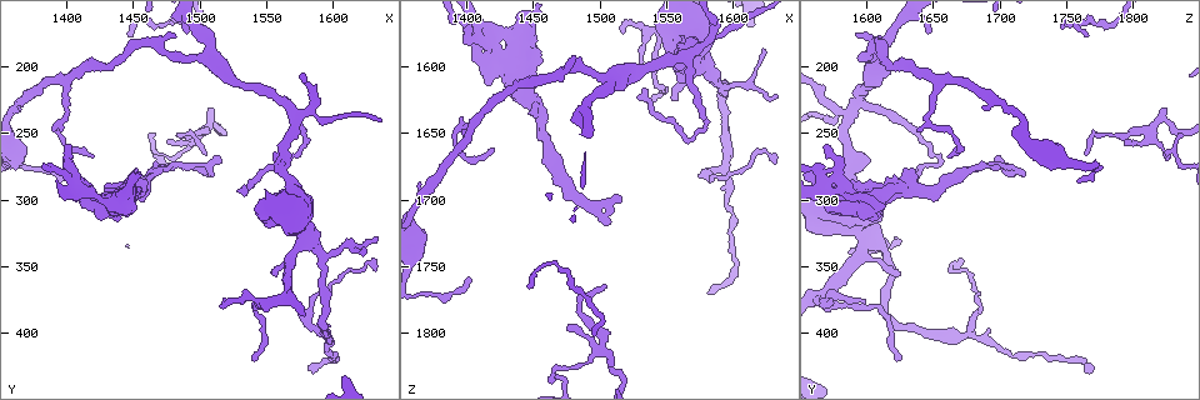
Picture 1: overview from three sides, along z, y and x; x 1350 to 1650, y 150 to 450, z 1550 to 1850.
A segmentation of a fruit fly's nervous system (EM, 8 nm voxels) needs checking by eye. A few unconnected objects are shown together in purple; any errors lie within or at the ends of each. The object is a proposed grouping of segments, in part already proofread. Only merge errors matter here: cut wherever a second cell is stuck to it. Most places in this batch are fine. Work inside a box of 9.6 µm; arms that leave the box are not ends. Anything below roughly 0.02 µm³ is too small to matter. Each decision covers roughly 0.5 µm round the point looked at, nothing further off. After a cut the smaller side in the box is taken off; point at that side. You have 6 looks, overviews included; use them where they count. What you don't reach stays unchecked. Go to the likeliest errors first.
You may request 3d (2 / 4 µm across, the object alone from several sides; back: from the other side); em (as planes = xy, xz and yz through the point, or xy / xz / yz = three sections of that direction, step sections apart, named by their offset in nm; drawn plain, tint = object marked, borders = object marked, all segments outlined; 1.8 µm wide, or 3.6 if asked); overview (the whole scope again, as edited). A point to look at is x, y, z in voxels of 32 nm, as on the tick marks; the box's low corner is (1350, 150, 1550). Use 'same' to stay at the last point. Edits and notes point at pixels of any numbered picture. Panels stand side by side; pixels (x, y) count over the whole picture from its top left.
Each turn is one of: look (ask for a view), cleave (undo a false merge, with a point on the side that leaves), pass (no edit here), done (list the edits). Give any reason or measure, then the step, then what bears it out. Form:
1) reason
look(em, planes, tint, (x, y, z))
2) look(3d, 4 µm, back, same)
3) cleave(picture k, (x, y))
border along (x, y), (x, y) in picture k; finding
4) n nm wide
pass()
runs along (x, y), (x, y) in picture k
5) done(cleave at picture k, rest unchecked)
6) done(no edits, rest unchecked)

four or more arms meet
look(3d, 4 µm, (1434, 306, 1578))

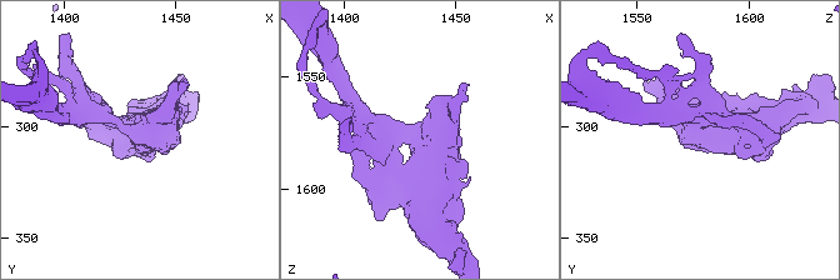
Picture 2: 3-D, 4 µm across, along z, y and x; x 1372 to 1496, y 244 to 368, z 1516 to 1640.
4 arms
look(em, 3.6 µm, xy, step 16, tint, (1433, 305, 1578))

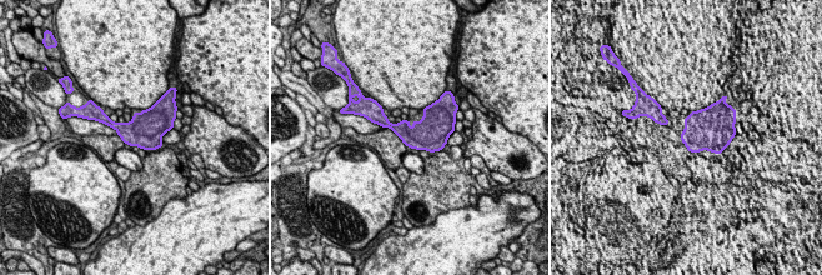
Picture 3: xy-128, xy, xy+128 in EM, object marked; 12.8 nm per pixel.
another direction
look(em, 3.6 µm, planes, tint, same)

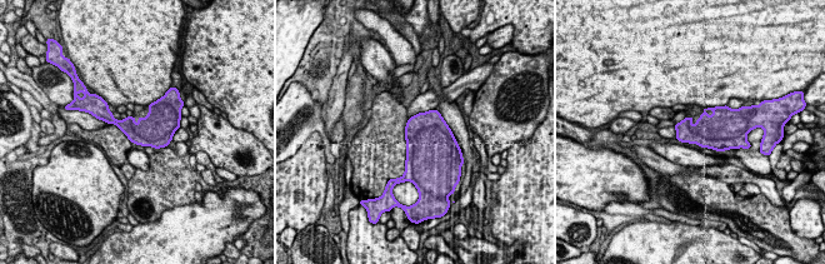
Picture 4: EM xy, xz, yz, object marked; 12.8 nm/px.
380 nm wide
pass()
all the same cell

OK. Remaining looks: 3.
abrupt turn
look(3d, 2 µm, (1564, 228, 1592))

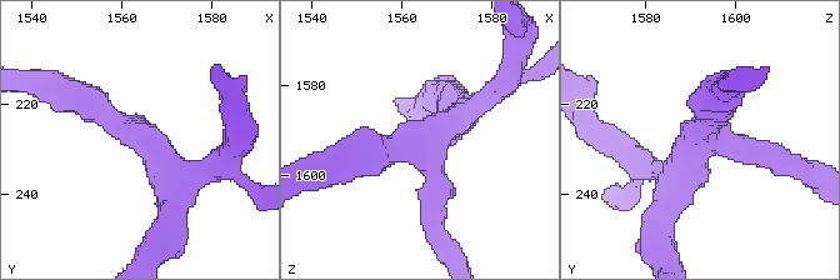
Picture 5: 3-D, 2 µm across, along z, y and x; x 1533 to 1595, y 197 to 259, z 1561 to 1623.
4 arms
look(em, planes, tint, (1565, 229, 1591))

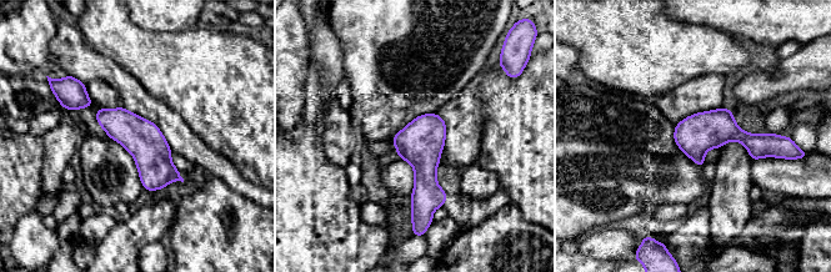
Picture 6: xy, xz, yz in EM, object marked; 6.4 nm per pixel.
pass()
runs along (99, 115), (124, 126), (178, 177) in picture 6; one cell here

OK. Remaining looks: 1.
done(no edits, rest unchecked)

